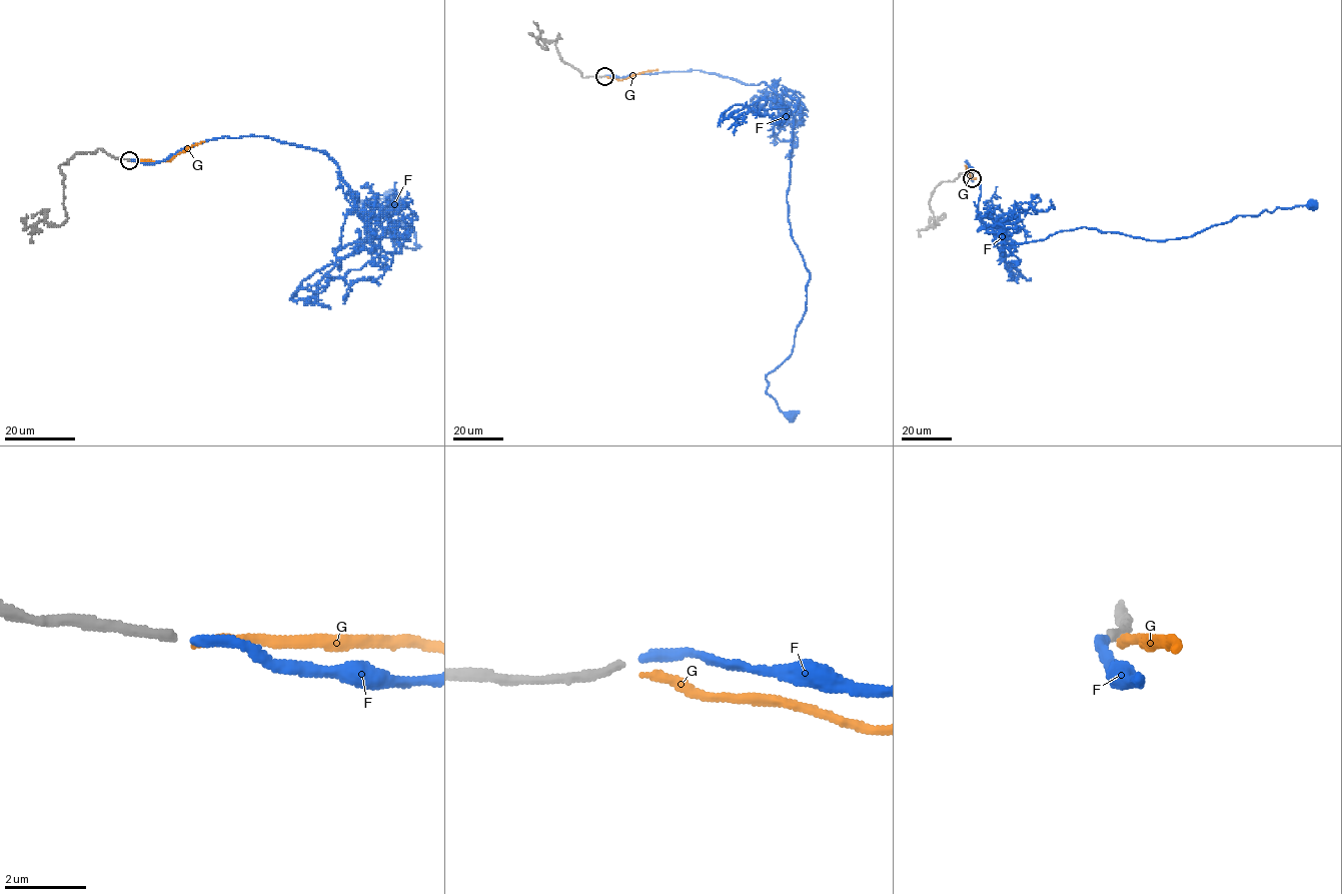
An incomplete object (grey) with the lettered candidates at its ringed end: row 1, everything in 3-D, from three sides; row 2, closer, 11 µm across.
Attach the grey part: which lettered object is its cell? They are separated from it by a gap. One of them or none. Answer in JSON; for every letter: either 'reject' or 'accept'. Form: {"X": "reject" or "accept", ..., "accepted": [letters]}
{"F": "accept", "G": "reject", "accepted": ["F"]}

